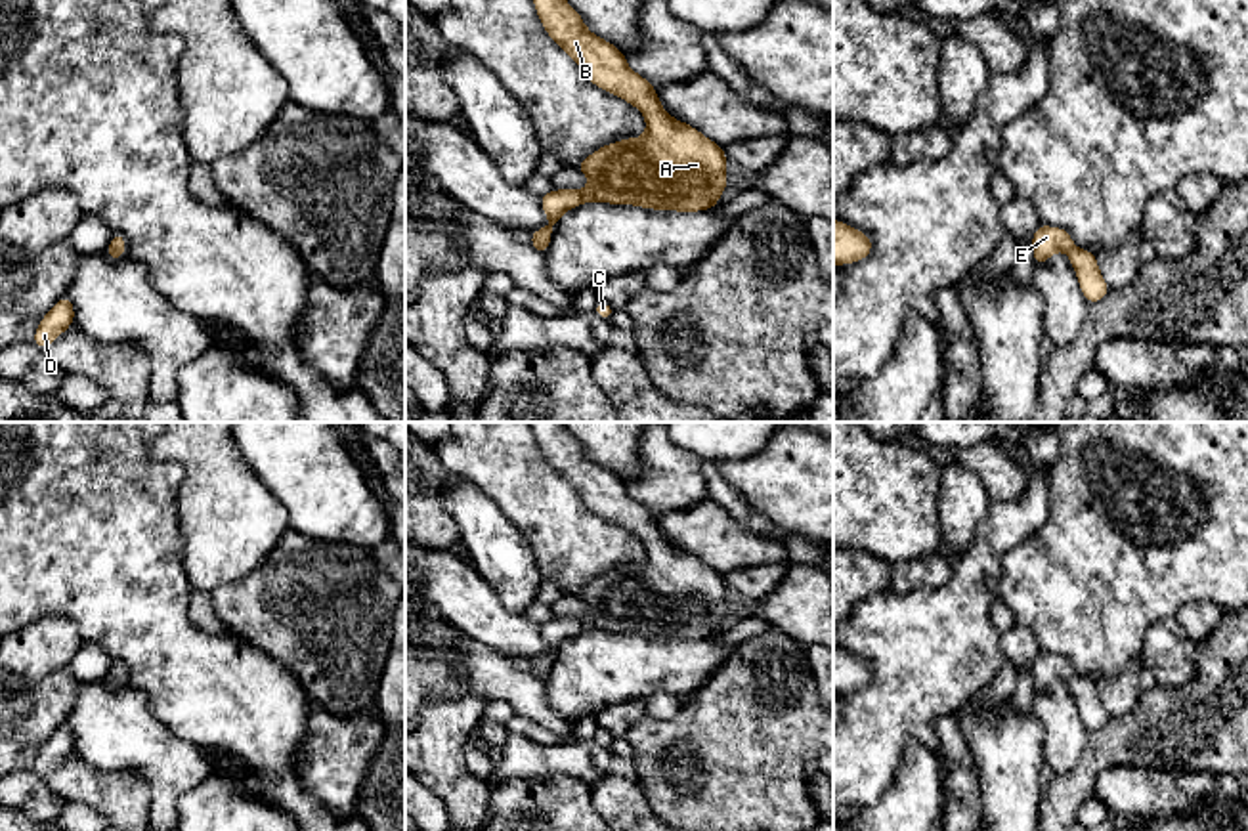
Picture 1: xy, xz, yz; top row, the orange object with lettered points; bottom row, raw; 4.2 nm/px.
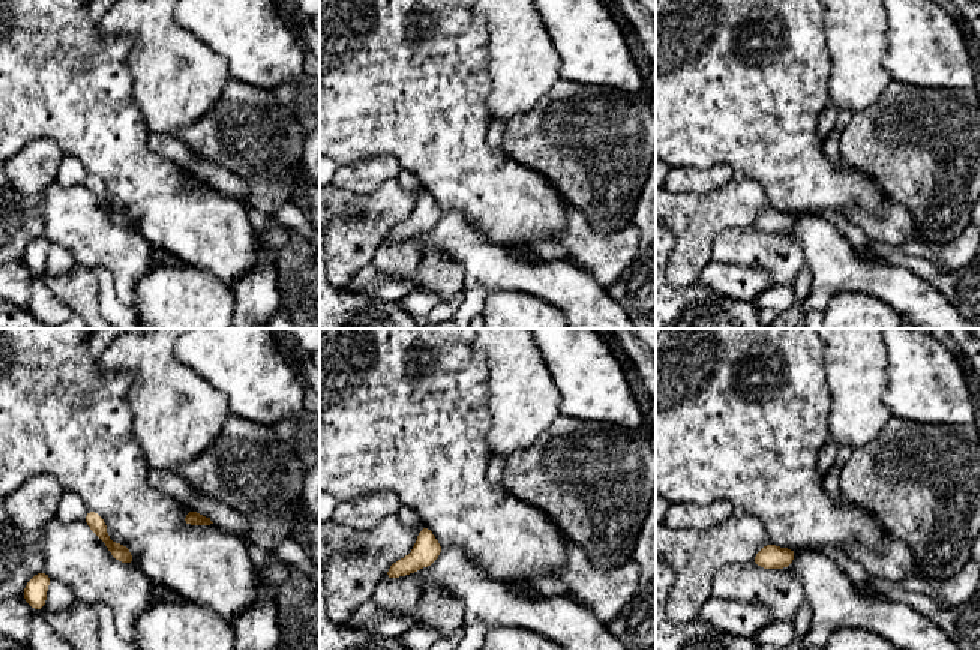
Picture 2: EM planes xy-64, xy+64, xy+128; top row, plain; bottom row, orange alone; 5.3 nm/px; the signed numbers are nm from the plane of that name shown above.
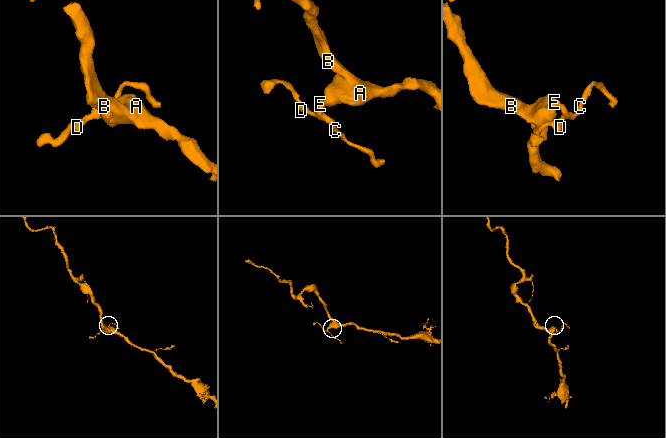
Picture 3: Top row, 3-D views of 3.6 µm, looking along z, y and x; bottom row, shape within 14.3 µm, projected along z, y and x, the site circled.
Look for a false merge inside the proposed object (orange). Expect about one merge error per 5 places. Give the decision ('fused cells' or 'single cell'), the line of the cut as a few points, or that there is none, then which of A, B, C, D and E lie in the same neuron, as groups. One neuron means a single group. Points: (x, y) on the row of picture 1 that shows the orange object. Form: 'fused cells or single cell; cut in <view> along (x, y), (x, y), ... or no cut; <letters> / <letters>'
single cell; no cut; A B C D E

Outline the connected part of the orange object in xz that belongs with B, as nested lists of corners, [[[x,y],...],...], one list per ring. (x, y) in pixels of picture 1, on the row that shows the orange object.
[[[533,0],[533,6],[547,34],[581,67],[589,82],[642,113],[646,132],[640,138],[602,145],[575,164],[589,178],[585,189],[554,189],[541,195],[541,208],[550,224],[531,231],[529,245],[547,254],[552,229],[562,214],[583,202],[633,204],[675,212],[711,210],[719,204],[722,191],[728,187],[724,149],[694,126],[671,117],[663,109],[656,86],[629,67],[619,48],[591,32],[568,0]]]

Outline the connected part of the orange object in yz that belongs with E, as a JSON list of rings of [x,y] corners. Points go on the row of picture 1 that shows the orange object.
[[[1038,225],[1032,235],[1034,264],[1045,264],[1055,252],[1066,252],[1076,271],[1082,294],[1089,304],[1103,300],[1108,294],[1097,258],[1093,252],[1080,248],[1063,227]]]

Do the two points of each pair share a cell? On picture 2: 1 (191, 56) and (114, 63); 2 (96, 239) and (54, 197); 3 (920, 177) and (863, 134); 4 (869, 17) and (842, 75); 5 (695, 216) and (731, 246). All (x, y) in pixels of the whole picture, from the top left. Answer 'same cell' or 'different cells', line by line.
1: different cells
2: same cell
3: same cell
4: same cell
5: different cells

